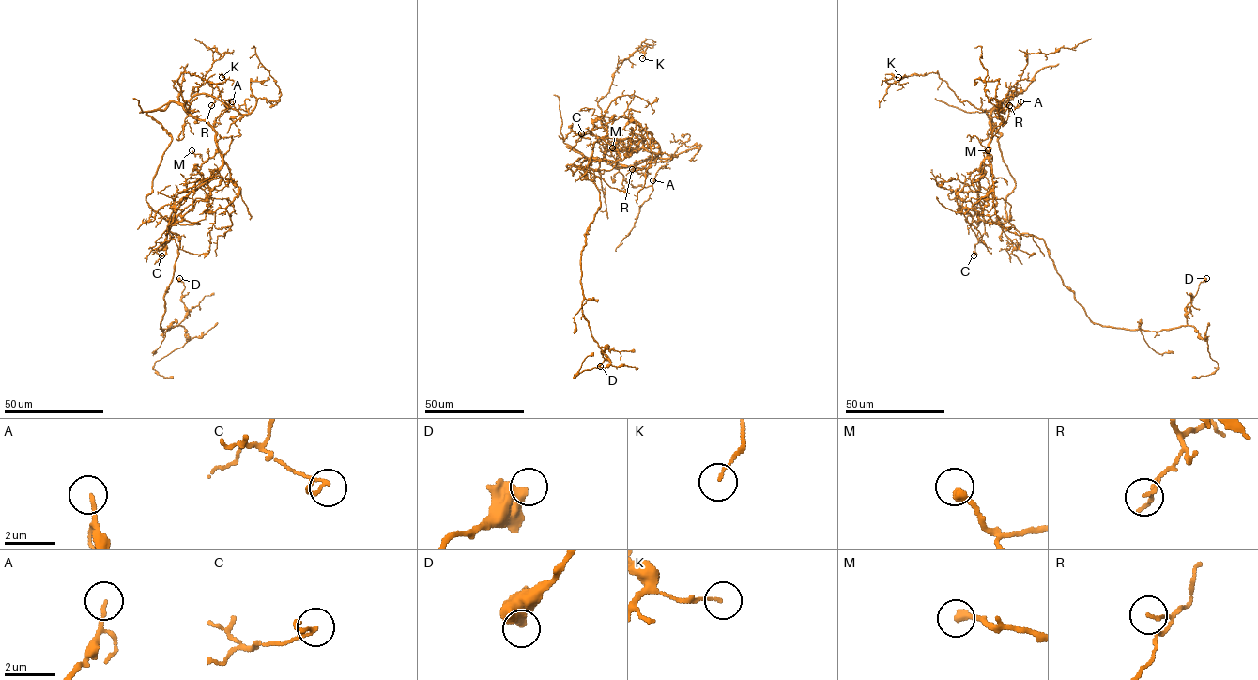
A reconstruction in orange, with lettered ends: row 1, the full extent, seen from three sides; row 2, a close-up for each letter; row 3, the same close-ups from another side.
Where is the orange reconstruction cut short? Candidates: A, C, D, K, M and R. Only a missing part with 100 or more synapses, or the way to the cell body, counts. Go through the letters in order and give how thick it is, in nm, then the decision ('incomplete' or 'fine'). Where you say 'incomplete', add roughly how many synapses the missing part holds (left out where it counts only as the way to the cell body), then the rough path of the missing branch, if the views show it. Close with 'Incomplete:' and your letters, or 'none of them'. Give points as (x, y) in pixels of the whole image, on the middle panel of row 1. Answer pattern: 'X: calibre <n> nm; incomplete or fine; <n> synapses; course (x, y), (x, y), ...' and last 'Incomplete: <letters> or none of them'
A: calibre 100 nm; fine
C: calibre 120 nm; fine
D: calibre 600 nm; fine
K: calibre 100 nm; fine
M: calibre 320 nm; fine
R: calibre 120 nm; fine
Incomplete: none of them

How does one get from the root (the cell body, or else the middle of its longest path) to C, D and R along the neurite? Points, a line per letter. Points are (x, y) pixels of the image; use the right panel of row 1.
C: (999, 224), (984, 222), (985, 232), (978, 239), (974, 255)
D: (999, 224), (1041, 238), (1063, 284), (1103, 326), (1185, 325), (1186, 307), (1206, 278)
R: (999, 224), (983, 218), (979, 179), (991, 136), (989, 114), (1007, 94), (1009, 105)

